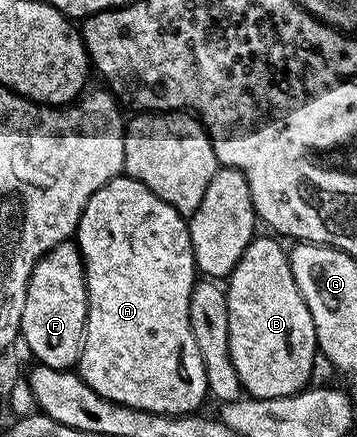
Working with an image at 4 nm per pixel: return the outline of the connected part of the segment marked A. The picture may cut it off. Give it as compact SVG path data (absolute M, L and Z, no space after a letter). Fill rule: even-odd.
M121 176L110 180L86 204L82 216L76 225L74 235L76 246L84 261L84 279L88 289L88 315L86 316L86 328L84 329L84 347L80 350L78 373L98 396L106 396L106 400L114 400L118 404L126 404L130 408L142 408L146 412L158 412L159 414L190 414L201 409L204 398L209 397L208 381L206 380L206 368L202 364L202 352L198 352L198 344L194 344L194 332L190 332L190 292L198 281L198 271L192 241L185 215L179 214L170 204L158 200L146 184L138 180Z

